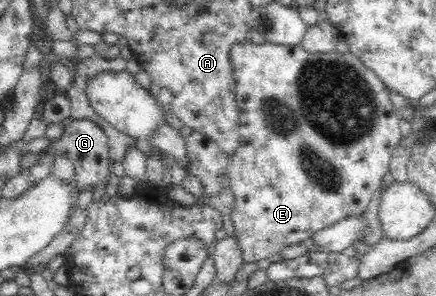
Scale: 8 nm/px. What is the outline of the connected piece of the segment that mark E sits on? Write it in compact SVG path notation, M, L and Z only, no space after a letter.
M250 40L234 42L228 50L228 61L232 71L232 86L235 92L235 109L239 116L239 146L234 156L229 158L229 187L234 195L234 207L230 220L234 223L234 234L238 247L242 251L244 262L258 262L264 258L280 253L285 247L297 245L308 240L312 234L326 229L346 218L360 218L368 208L371 197L381 187L381 181L388 171L390 158L394 149L401 142L400 117L395 114L396 108L390 101L387 87L382 80L366 69L356 57L338 50L327 53L311 53L301 45L277 45L266 41L265 44L254 44Z

